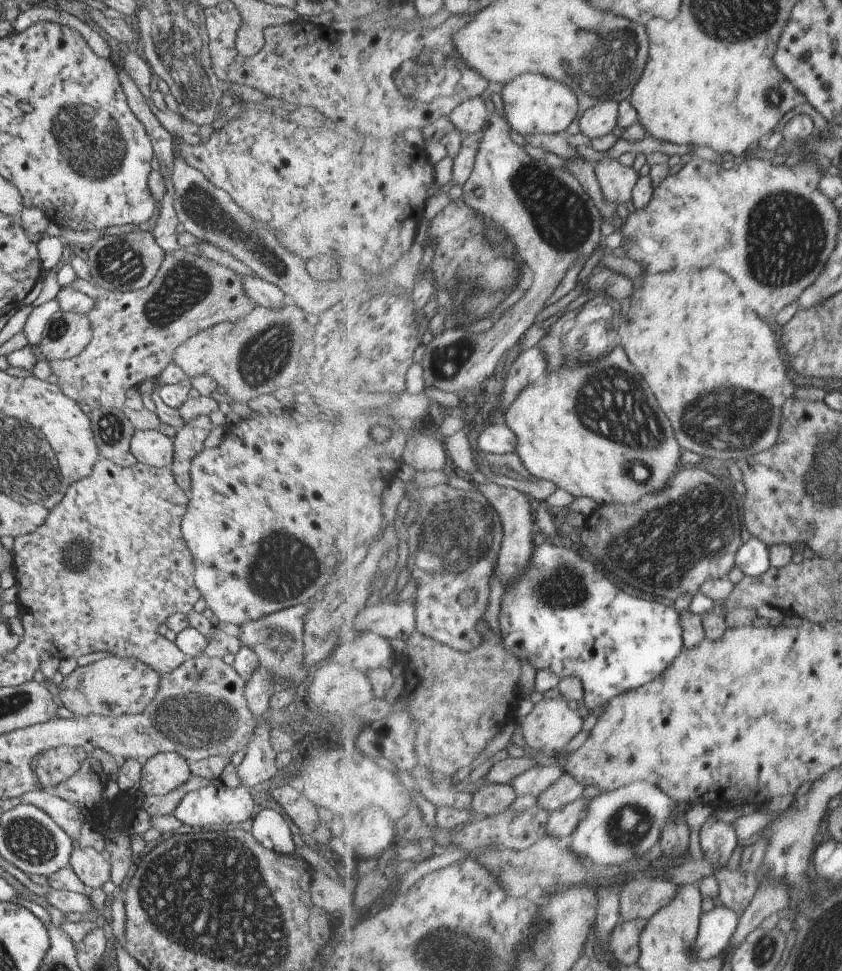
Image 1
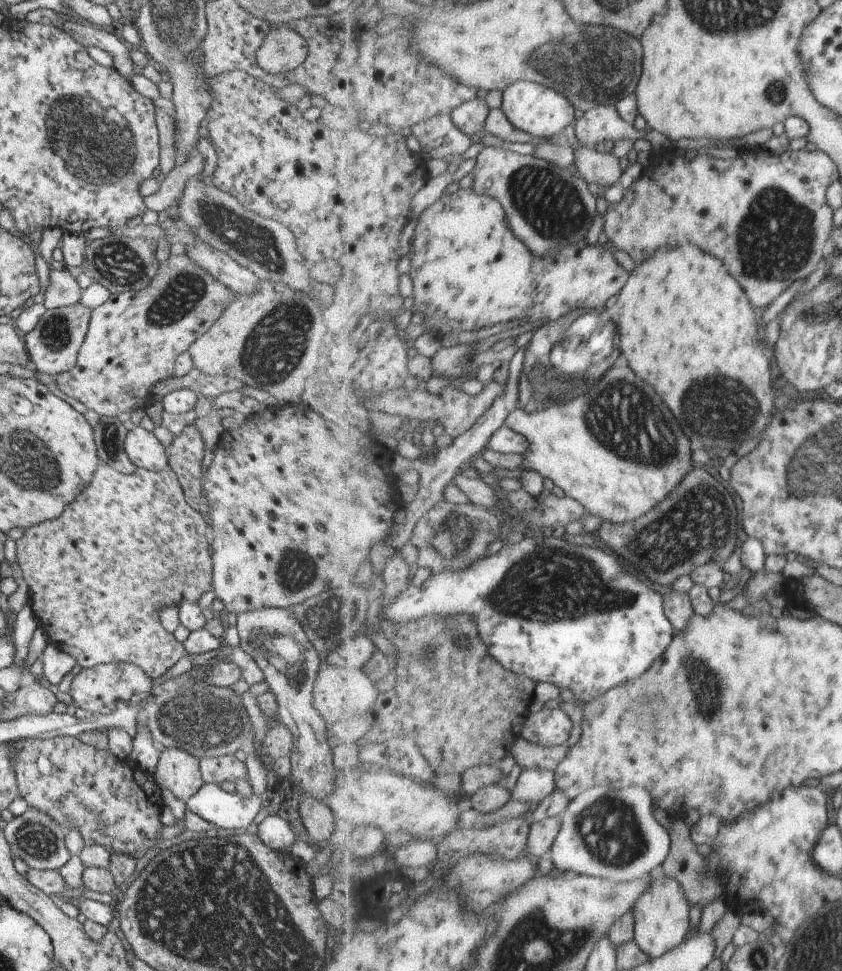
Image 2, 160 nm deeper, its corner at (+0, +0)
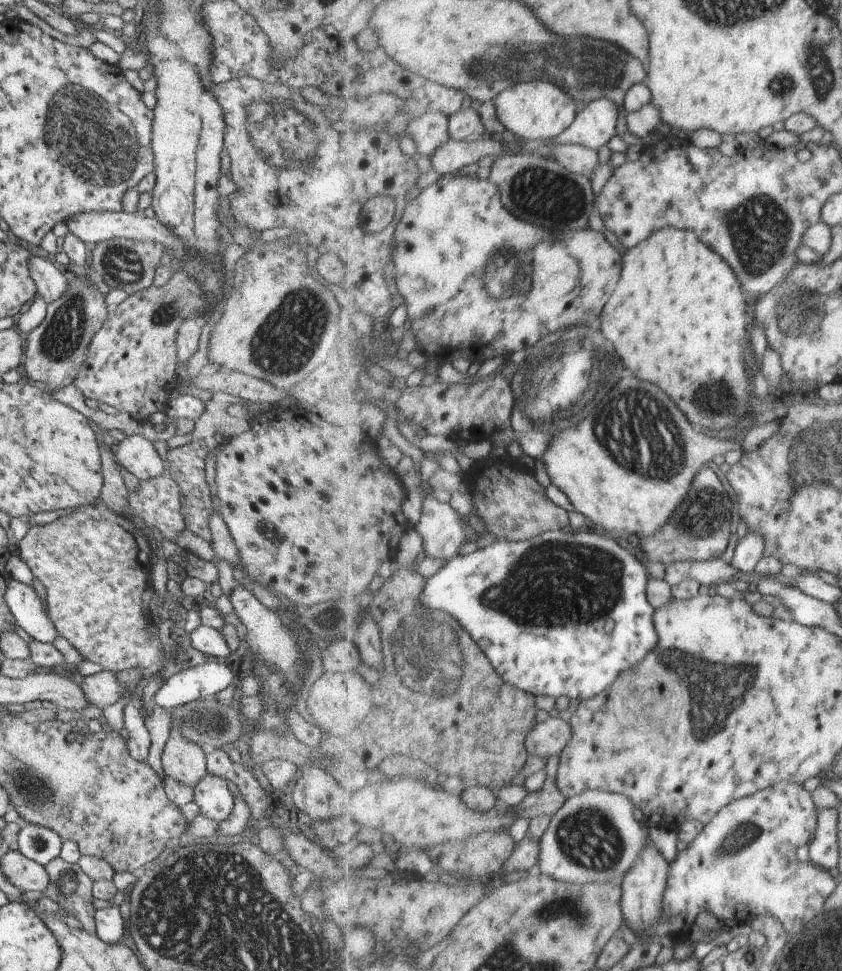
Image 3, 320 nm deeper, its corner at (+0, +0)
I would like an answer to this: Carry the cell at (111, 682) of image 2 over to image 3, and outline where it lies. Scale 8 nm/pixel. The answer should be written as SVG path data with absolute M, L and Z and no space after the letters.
M105 670L83 677L79 686L88 704L101 709L117 702L124 693L115 675Z

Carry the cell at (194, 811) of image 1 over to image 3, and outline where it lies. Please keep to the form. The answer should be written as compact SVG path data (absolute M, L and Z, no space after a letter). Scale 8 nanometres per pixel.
M206 772L194 784L192 791L192 800L199 807L200 814L209 820L218 823L232 812L232 796L224 778Z

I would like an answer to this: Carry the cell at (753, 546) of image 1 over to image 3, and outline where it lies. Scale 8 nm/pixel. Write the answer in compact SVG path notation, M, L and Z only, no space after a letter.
M748 531L738 541L731 558L731 566L745 573L753 573L757 563L763 558L766 536L761 531Z

